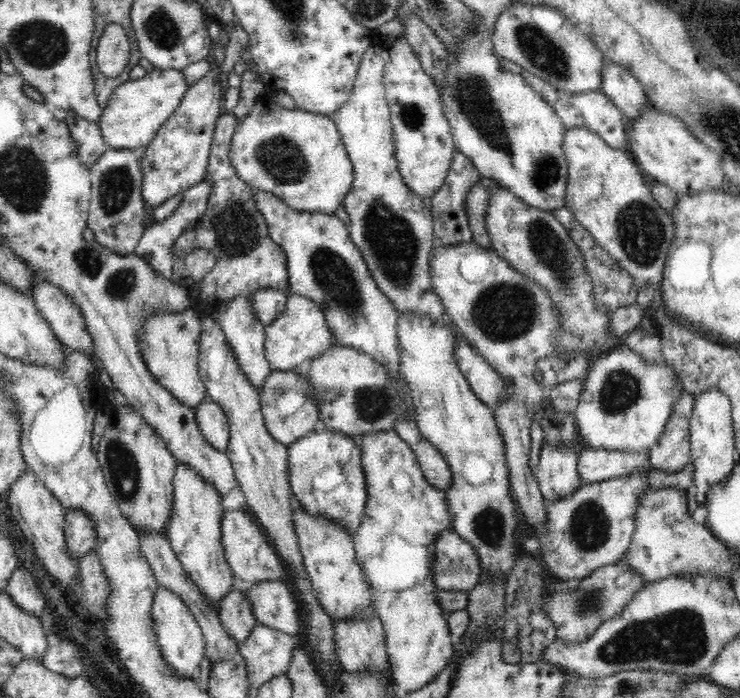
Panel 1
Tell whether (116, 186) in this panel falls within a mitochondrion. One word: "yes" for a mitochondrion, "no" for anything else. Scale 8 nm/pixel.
yes

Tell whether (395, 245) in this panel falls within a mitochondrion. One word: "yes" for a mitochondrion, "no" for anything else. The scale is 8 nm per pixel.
yes

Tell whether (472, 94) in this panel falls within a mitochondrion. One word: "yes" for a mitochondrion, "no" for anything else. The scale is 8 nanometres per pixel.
yes

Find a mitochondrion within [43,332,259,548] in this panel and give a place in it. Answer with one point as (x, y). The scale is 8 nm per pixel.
(123, 467)

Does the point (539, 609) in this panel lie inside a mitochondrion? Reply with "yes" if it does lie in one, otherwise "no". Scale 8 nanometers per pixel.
no

